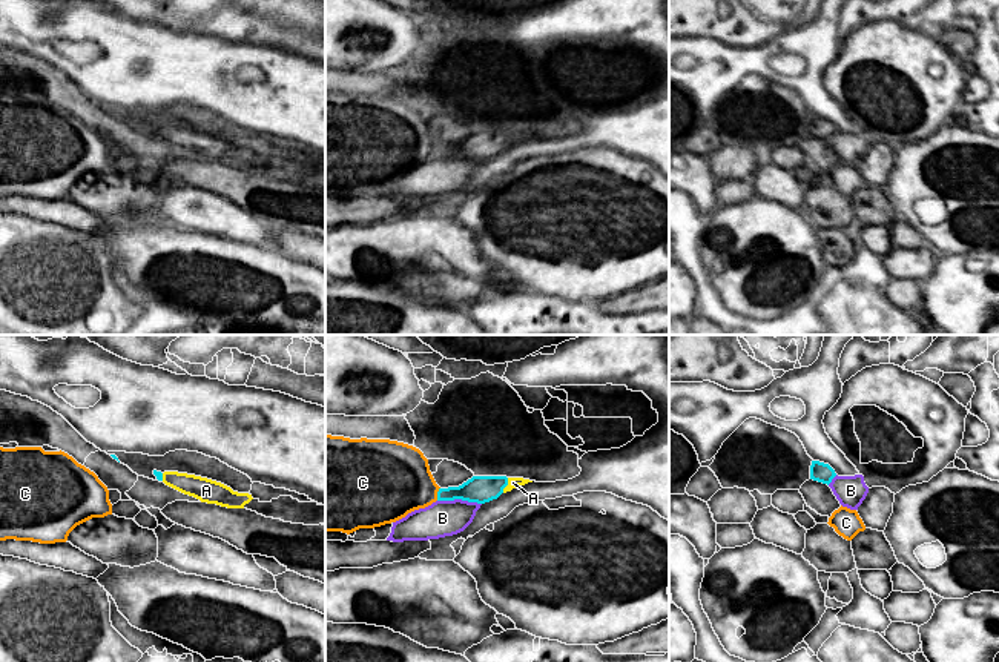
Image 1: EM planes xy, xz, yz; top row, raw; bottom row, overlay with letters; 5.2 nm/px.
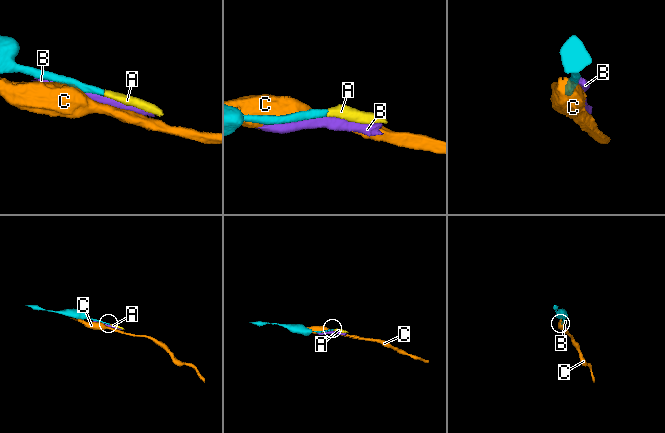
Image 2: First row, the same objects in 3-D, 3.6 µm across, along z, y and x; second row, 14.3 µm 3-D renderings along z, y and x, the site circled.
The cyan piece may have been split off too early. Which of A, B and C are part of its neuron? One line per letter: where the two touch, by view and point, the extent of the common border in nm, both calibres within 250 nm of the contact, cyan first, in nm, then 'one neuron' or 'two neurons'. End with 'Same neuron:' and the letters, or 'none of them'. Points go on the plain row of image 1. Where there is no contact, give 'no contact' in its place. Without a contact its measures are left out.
A: meets cyan in xz at (505, 142); contact 90 nm long; 140 nm thick on the cyan side, 60 nm on the other; one neuron
B: meets cyan in xz at (459, 154); contact 240 nm long; 140 nm thick on the cyan side, 190 nm on the other; two neurons
C: meets cyan in xz at (438, 149); contact 70 nm long; 140 nm thick on the cyan side, 380 nm on the other; two neurons
Same neuron: A

